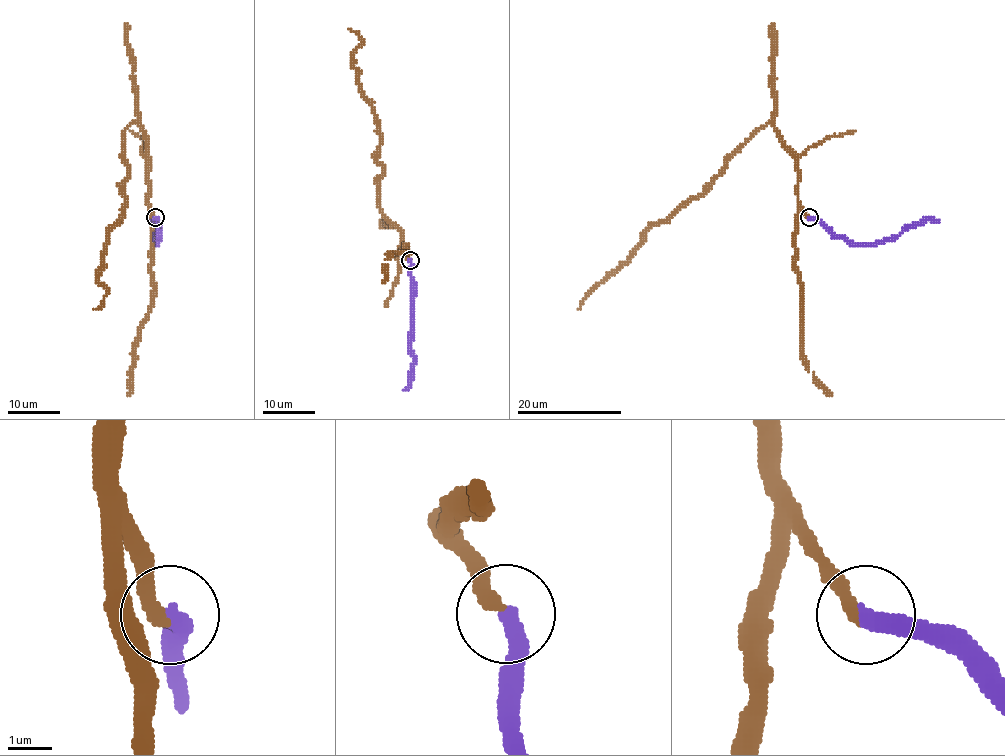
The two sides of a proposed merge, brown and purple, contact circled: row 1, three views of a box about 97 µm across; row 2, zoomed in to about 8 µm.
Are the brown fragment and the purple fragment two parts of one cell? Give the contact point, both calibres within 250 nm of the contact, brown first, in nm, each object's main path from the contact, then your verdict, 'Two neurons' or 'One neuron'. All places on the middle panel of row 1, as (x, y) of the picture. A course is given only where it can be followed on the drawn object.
Place: (410, 260). Thickness 300 nm (brown) against 420 nm. Course of brown: (410, 260), (402, 233), (380, 209), (380, 123), (354, 66), (354, 50), (362, 38), (347, 28). Course of purple: (410, 260), (413, 374), (410, 384), (404, 391). One neuron

